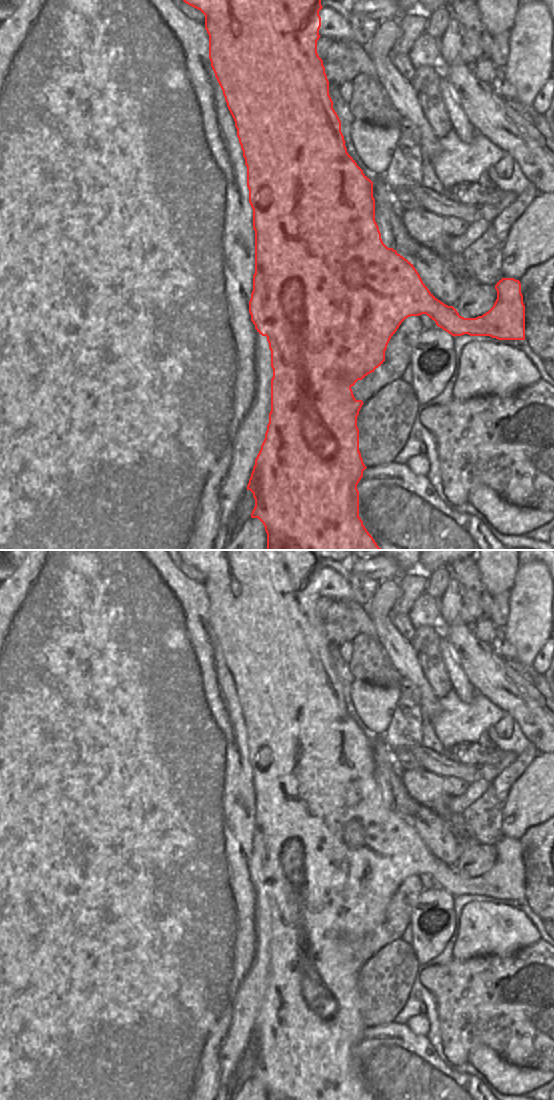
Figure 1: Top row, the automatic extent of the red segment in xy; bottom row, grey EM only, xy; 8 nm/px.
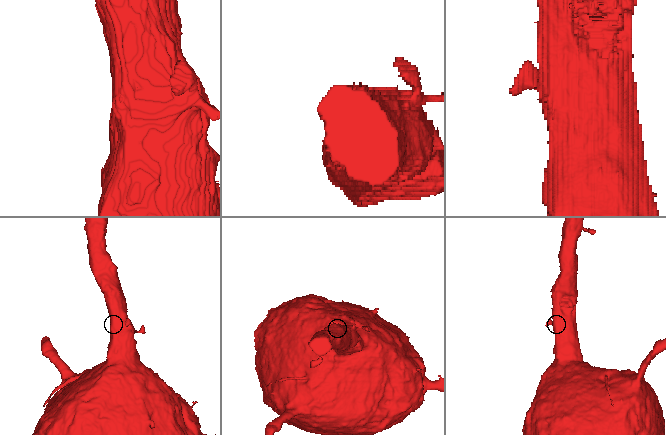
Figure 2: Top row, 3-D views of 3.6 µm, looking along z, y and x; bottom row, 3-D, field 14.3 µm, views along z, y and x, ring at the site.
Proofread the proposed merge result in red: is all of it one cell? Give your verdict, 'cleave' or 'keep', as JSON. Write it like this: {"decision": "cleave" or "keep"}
{"decision": "keep"}

